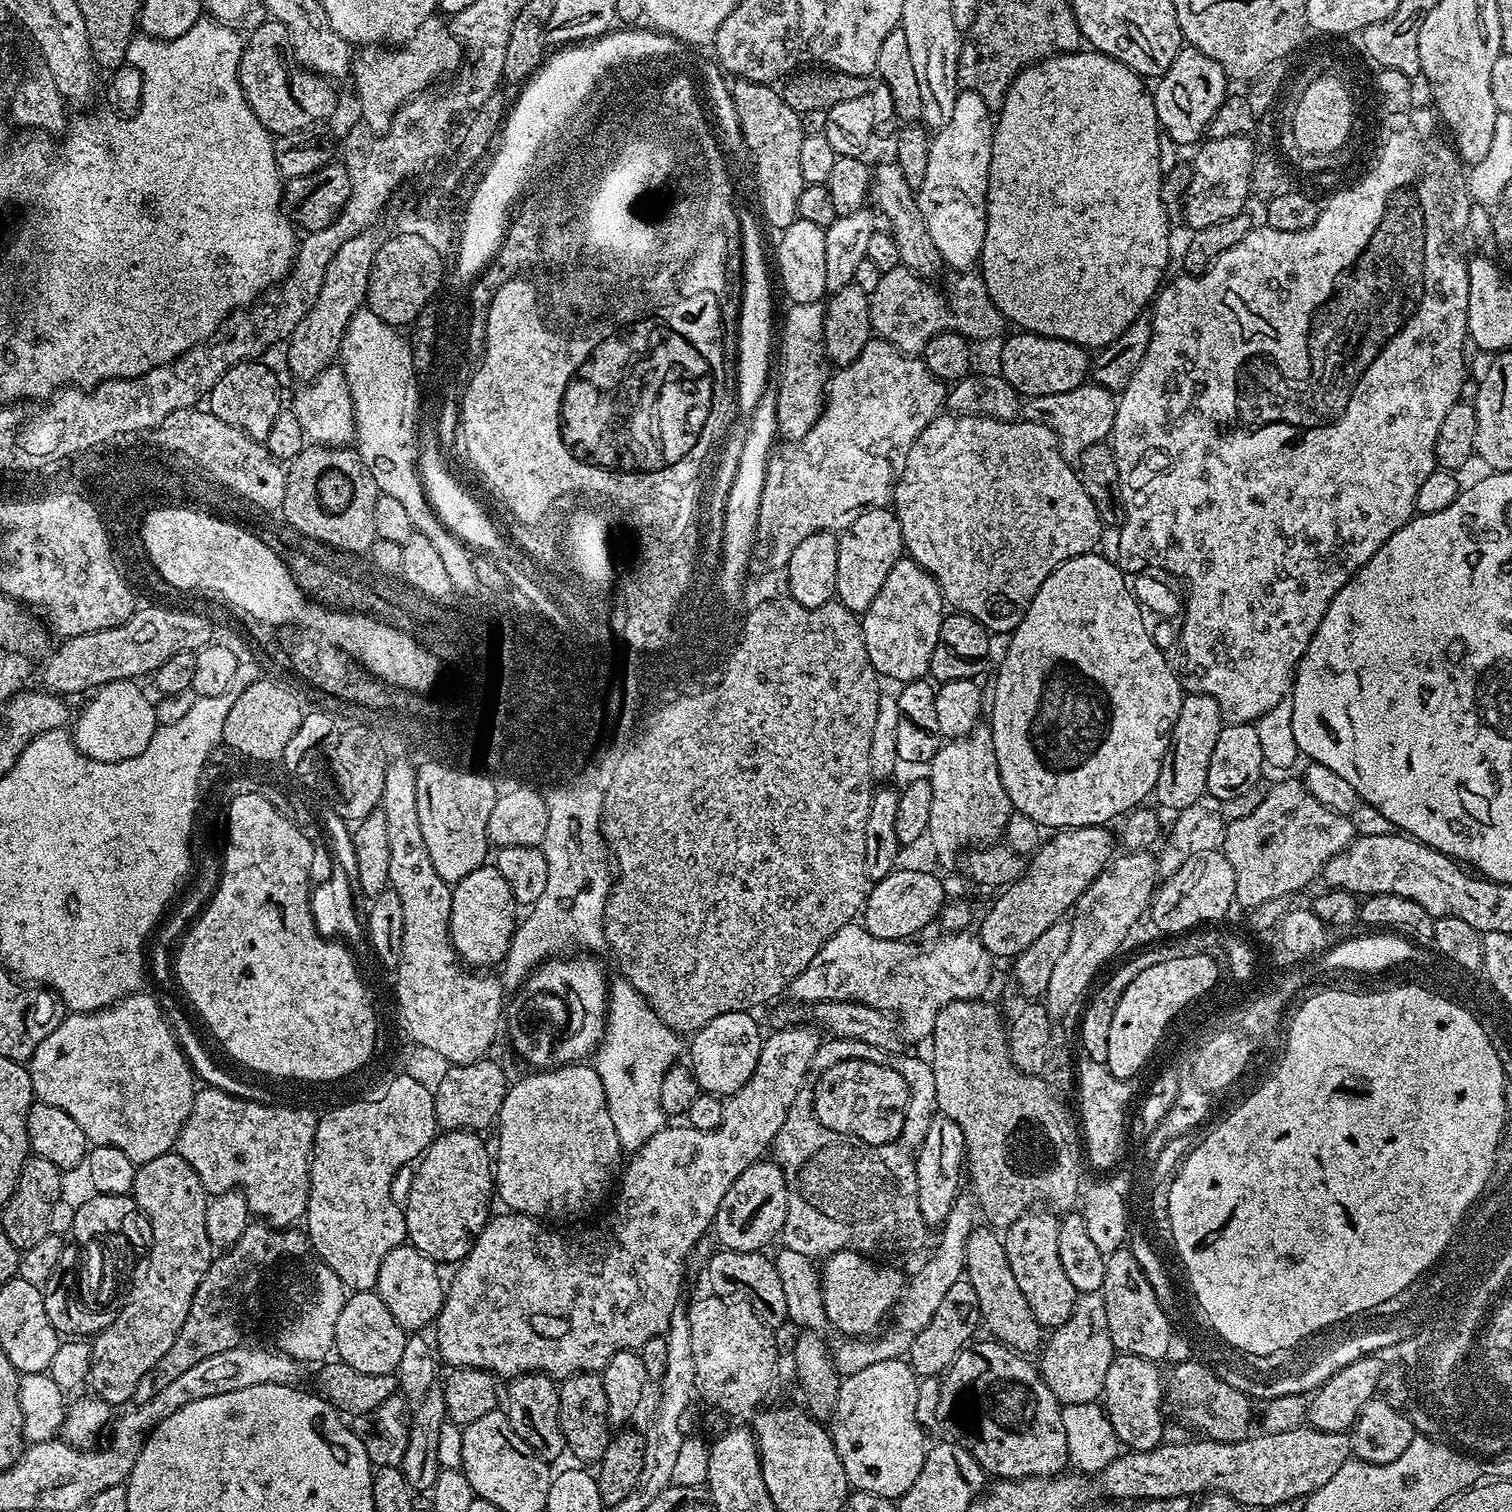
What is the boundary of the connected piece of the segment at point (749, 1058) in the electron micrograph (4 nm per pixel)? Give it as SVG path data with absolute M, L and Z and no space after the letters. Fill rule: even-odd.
M751 1011L718 1014L706 1026L702 1026L691 1037L692 1045L687 1045L686 1052L692 1055L690 1067L698 1082L701 1092L712 1096L727 1098L733 1096L756 1072L758 1054L762 1043L762 1032L756 1025Z

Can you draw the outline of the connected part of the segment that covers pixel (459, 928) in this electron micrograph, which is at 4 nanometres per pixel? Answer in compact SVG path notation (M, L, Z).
M485 866L474 870L454 885L452 901L450 902L450 938L457 957L465 965L476 970L488 970L491 964L503 965L504 957L508 954L508 947L512 941L512 935L518 927L518 905L514 894L510 894L510 885L502 874L494 866Z

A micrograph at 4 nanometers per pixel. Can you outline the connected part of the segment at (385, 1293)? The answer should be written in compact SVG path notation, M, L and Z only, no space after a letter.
M399 1244L386 1258L382 1258L382 1266L378 1266L378 1282L374 1291L386 1302L386 1310L394 1314L394 1322L402 1326L409 1334L419 1333L424 1327L431 1325L444 1305L446 1291L445 1281L440 1281L441 1269L435 1260L422 1254L411 1244Z

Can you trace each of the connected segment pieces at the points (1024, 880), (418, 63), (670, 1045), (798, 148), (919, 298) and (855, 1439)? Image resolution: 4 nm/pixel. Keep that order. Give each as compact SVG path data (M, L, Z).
M1104 826L1065 828L1057 831L1053 840L1045 839L1031 853L1024 873L999 893L1001 896L993 902L978 929L982 946L986 946L992 957L1016 957L1042 935L1042 930L1050 930L1050 926L1063 921L1075 909L1081 894L1113 859L1112 836L1108 830Z
M435 19L422 22L422 26L406 43L391 50L364 50L355 57L350 73L356 79L356 100L360 103L363 123L377 134L387 133L397 110L413 98L427 93L428 87L439 76L448 76L460 64L462 45L455 39L449 25L436 24Z
M616 978L611 981L610 995L608 998L608 1014L606 1017L606 1023L604 1026L604 1038L600 1042L599 1048L594 1053L594 1067L598 1078L602 1078L602 1086L604 1087L604 1093L606 1094L606 1102L608 1103L608 1109L610 1114L614 1118L614 1130L618 1130L618 1138L620 1139L621 1149L625 1153L631 1154L639 1150L650 1138L654 1138L654 1134L658 1134L658 1130L662 1130L666 1126L666 1117L662 1106L660 1105L660 1099L658 1093L662 1090L662 1078L666 1078L666 1070L671 1068L673 1064L677 1063L679 1052L682 1052L682 1044L680 1048L681 1037L674 1031L673 1028L667 1028L662 1022L662 1018L653 1010L650 1005L642 998L642 994L638 990L634 990L634 986L628 980L623 978Z
M733 79L730 84L731 95L736 100L740 111L740 119L744 121L744 130L748 136L753 152L759 161L760 187L763 195L758 199L758 206L764 211L764 220L775 230L789 228L798 219L798 194L802 194L805 183L802 178L802 130L801 115L795 113L783 100L781 93L771 84L759 84L749 80Z
M901 266L883 273L868 302L873 333L905 354L923 353L926 344L942 326L972 342L1003 337L1006 321L1002 310L998 310L990 298L983 275L976 270L964 270L957 276L960 277L948 288L948 308L940 308L940 292L932 288L936 286L913 274L909 268Z
M904 1358L874 1362L874 1366L866 1366L866 1370L858 1370L858 1374L850 1374L841 1379L838 1406L830 1421L830 1435L838 1458L846 1470L848 1483L855 1491L869 1492L896 1502L906 1494L906 1490L910 1490L910 1486L914 1486L914 1478L918 1478L926 1455L926 1432L915 1416L918 1398L917 1374Z

